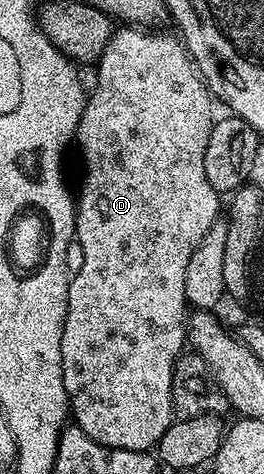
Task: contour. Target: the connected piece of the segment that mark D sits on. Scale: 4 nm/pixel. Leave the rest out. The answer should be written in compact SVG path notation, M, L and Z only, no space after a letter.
M127 24L124 30L116 29L112 33L105 52L97 63L99 71L95 74L95 87L90 87L83 103L81 120L77 131L77 146L83 157L83 187L77 190L75 207L75 236L83 249L83 259L79 262L79 271L70 275L67 283L67 315L61 336L61 360L63 361L63 383L73 415L74 425L81 427L97 444L111 450L145 450L158 447L161 436L171 427L175 418L173 408L173 372L175 361L184 353L189 333L189 307L185 296L185 268L189 268L189 256L197 252L197 244L213 228L220 217L219 202L221 196L209 184L205 177L205 148L209 145L209 132L213 125L211 102L213 95L207 89L199 71L187 52L187 47L174 33L158 34L155 28L140 28Z

